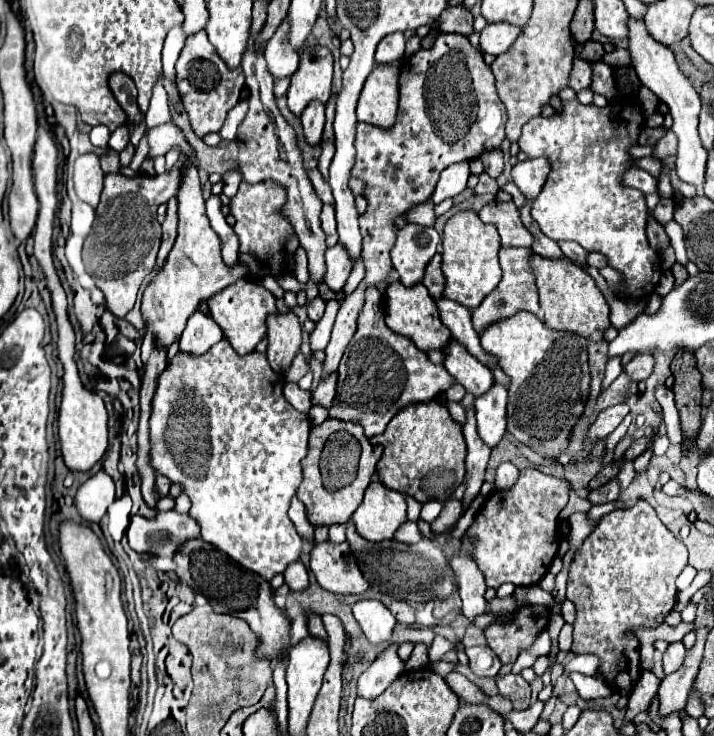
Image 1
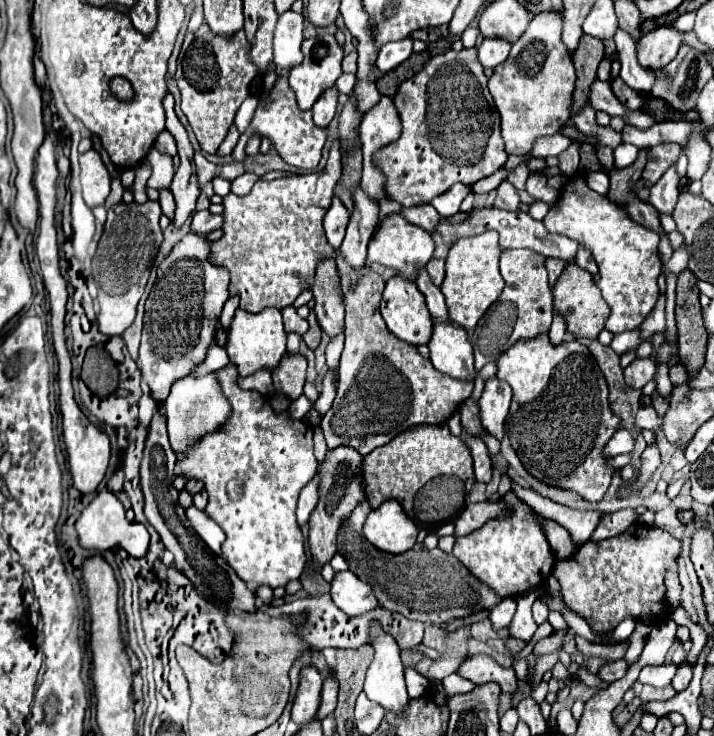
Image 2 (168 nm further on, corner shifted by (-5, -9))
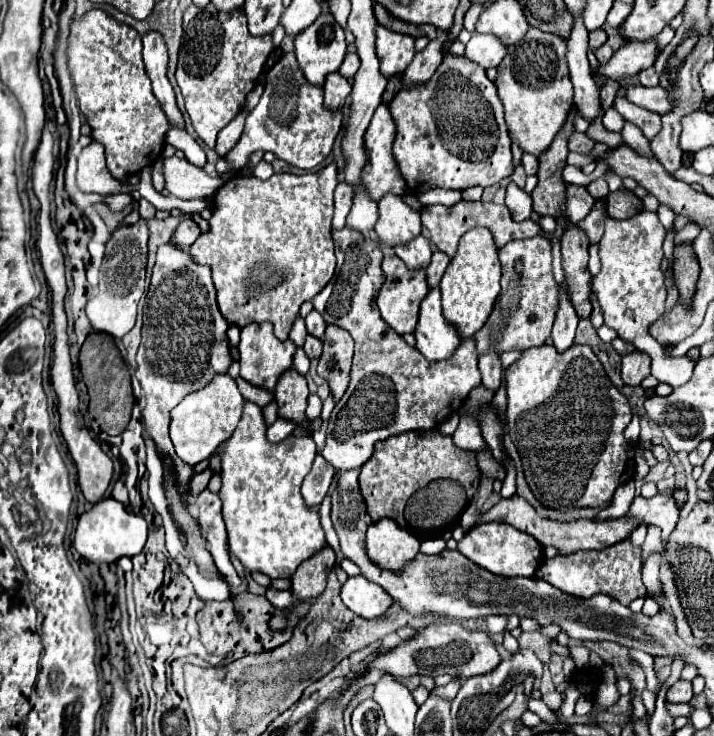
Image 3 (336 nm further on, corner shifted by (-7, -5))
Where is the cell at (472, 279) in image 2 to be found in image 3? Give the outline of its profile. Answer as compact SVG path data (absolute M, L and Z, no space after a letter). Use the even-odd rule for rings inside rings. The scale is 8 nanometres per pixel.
M475 227L467 231L461 241L457 255L451 259L439 289L441 289L441 303L443 303L443 317L455 325L461 339L473 337L489 319L493 303L499 295L499 279L501 279L501 265L497 257L497 247L489 229Z

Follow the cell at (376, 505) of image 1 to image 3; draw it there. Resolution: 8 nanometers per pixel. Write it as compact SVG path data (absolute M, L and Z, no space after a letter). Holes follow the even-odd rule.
M381 519L367 529L365 553L377 567L401 573L405 563L413 561L419 553L419 541L411 533L399 529L393 519Z

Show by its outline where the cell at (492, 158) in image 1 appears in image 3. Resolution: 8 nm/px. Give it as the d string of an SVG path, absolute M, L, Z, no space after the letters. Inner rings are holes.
M509 183L509 187L507 187L507 197L505 197L505 205L509 207L509 211L511 211L511 217L515 219L515 221L525 221L525 219L529 219L529 215L531 215L531 197L523 191L523 189L519 189L515 183Z

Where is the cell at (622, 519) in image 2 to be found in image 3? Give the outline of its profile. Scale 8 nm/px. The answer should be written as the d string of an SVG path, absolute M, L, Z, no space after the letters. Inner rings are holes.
M657 493L651 499L635 497L635 501L633 501L627 517L639 519L645 525L657 525L657 527L661 527L661 539L662 541L667 541L669 535L671 535L671 531L675 529L675 523L679 519L679 511L681 509L675 505L673 497L665 497L665 495Z

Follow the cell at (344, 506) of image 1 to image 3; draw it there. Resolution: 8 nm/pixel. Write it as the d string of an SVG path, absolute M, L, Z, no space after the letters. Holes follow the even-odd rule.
M327 545L323 547L323 551L315 553L313 559L301 563L301 567L295 571L291 583L291 591L295 595L297 601L305 603L311 599L317 599L327 585L327 575L335 565L335 553L333 549Z

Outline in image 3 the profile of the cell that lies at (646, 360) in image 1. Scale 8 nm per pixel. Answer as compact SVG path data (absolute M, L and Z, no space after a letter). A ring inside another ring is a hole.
M633 351L629 355L623 355L621 359L621 379L627 385L639 385L651 369L651 359L645 353Z

